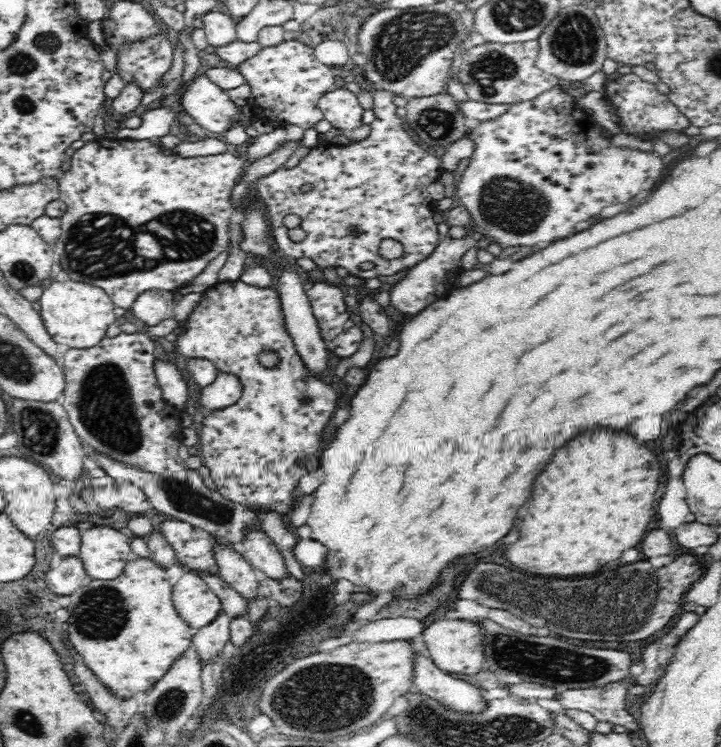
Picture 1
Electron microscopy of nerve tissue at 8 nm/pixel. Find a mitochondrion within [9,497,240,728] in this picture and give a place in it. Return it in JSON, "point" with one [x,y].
{"point":[104,614]}

